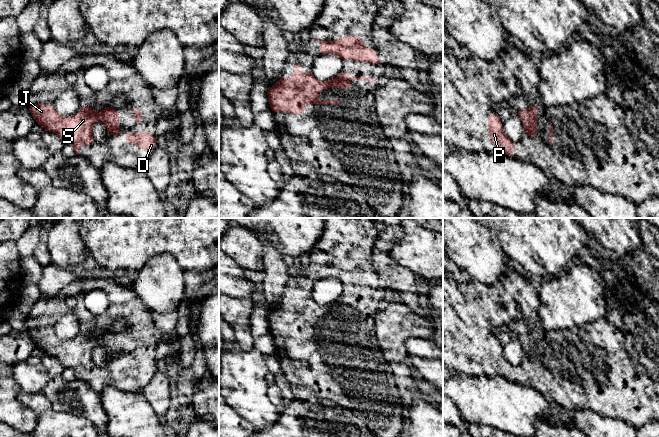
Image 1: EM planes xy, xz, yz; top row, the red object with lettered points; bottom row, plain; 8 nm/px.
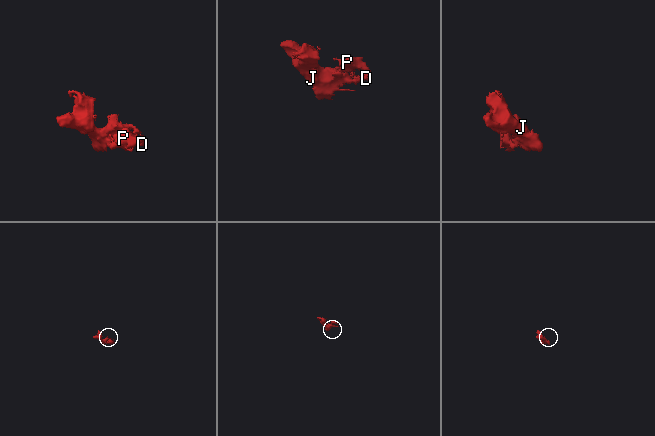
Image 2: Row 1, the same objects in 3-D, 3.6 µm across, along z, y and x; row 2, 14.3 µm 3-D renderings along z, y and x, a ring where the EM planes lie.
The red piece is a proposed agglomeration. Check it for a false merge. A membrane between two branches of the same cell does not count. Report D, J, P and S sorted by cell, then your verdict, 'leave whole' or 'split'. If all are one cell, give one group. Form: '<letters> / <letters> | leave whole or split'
D J P S | leave whole

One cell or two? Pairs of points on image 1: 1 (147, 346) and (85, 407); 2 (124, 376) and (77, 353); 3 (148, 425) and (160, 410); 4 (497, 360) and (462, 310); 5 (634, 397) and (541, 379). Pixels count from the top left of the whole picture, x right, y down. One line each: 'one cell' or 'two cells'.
1: two cells
2: one cell
3: two cells
4: one cell
5: one cell

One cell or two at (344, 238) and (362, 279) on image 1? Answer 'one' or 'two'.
one

